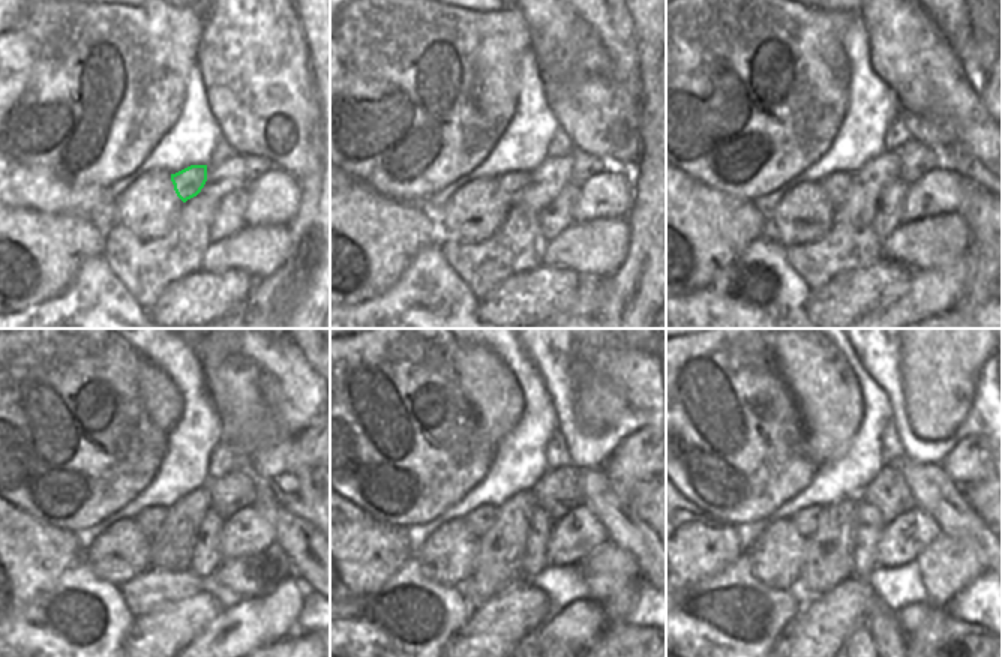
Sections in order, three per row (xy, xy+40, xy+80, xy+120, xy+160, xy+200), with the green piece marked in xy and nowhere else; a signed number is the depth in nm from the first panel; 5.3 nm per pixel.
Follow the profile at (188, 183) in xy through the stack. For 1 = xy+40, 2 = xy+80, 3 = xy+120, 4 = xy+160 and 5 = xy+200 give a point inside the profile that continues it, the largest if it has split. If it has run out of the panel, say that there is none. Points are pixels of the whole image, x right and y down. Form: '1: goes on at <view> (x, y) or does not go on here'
1: goes on at xy+40 (512, 185)
2: goes on at xy+80 (836, 186)
3: goes on at xy+120 (150, 519)
4: goes on at xy+160 (479, 521)
5: goes on at xy+200 (806, 521)

